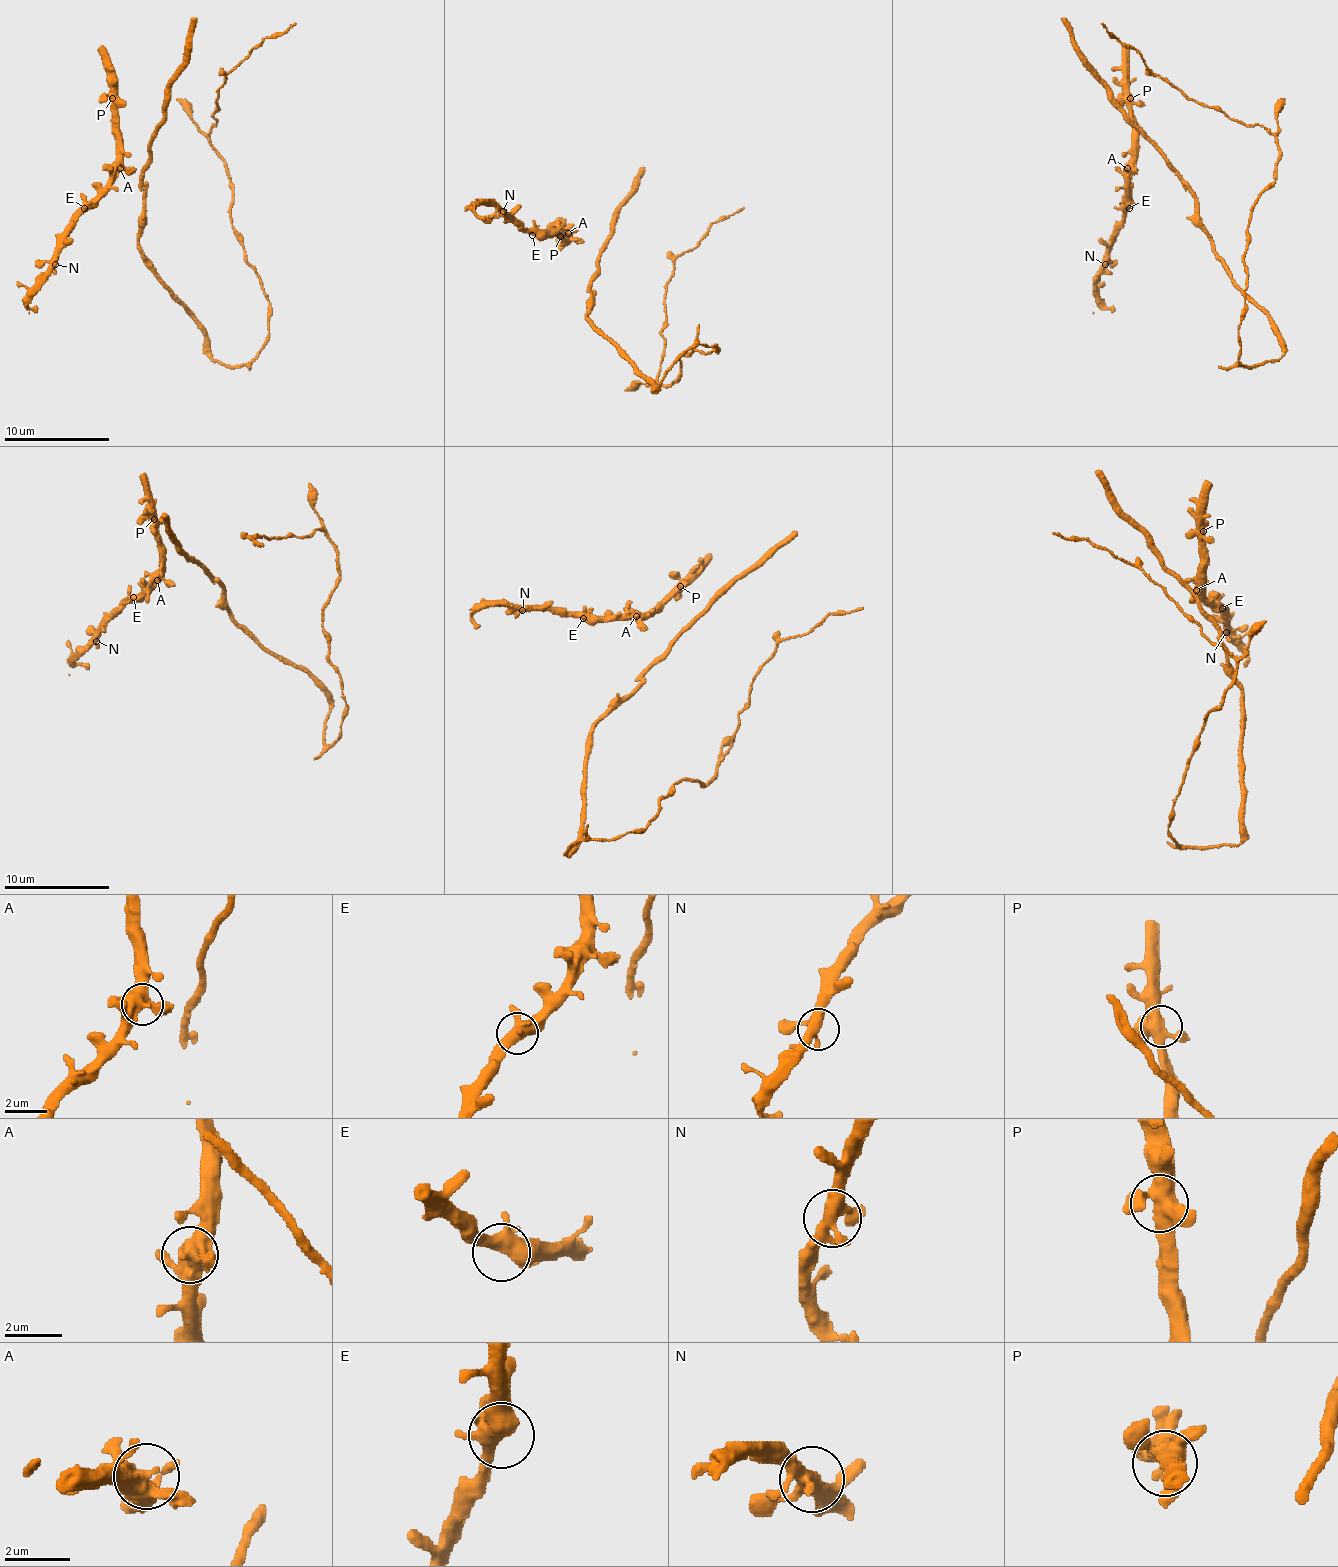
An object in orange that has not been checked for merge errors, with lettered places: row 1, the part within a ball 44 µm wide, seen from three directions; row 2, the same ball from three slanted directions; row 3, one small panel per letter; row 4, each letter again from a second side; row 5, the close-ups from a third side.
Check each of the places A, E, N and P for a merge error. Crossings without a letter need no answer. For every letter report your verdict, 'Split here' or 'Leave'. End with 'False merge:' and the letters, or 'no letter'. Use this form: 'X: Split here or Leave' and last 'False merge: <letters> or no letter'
A: Leave
E: Leave
N: Leave
P: Leave
False merge: no letter

